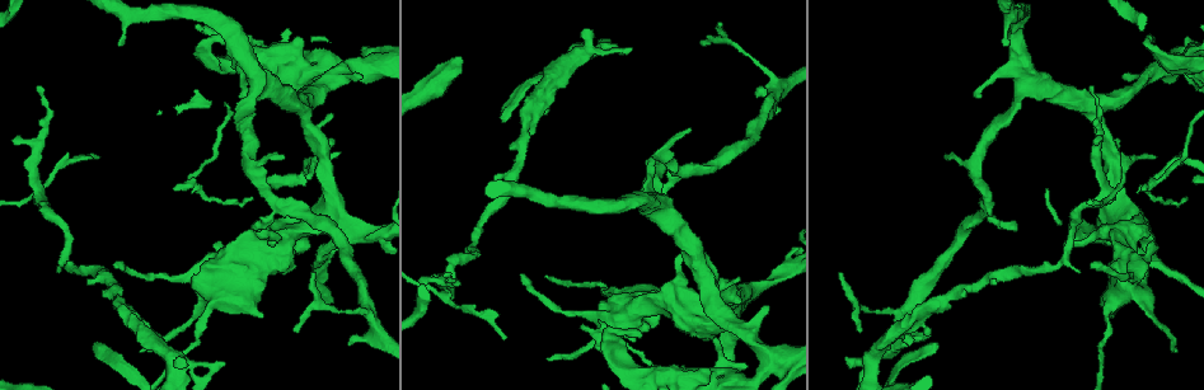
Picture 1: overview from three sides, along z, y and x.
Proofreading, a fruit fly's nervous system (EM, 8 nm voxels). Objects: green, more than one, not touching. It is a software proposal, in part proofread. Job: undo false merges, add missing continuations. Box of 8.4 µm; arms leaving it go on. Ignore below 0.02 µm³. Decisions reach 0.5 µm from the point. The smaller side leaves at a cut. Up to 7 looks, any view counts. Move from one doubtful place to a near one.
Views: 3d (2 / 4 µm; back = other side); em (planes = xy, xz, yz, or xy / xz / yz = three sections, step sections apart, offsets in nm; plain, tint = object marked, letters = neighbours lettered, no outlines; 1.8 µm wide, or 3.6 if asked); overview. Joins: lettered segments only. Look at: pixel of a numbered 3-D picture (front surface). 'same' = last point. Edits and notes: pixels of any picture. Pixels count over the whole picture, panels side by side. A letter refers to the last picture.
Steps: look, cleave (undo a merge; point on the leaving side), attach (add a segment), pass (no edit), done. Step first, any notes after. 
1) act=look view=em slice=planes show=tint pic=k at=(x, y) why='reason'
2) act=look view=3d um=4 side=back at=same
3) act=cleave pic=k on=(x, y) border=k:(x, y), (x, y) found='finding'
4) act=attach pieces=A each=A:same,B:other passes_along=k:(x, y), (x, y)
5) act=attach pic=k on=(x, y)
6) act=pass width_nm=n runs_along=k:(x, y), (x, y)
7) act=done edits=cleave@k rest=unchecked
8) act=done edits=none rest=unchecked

act=look view=3d um=2 pic=1 at=(865, 361) why='three arms meet'

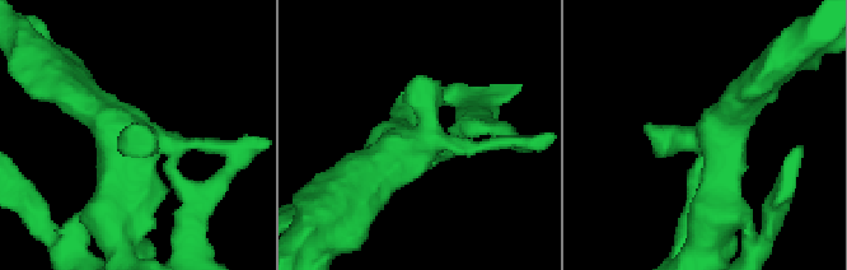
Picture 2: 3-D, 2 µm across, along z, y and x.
act=look view=em slice=xz step=8 show=letters pic=2 at=(422, 140) why='need the tissue'

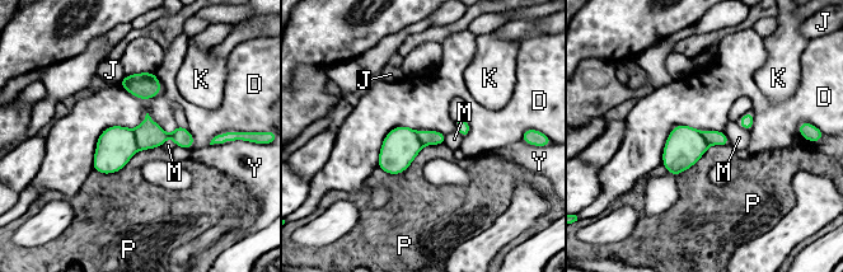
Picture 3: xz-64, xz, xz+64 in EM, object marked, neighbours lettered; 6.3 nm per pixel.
act=pass width_nm=220 each=D:other,J:other,K:other,M:other,P:other,Y:other border=3:(176, 126), (108, 126), (92, 169) found='all the same cell'

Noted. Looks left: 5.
act=look view=em slice=planes show=letters pic=1 at=(935, 342) why='tapers out'

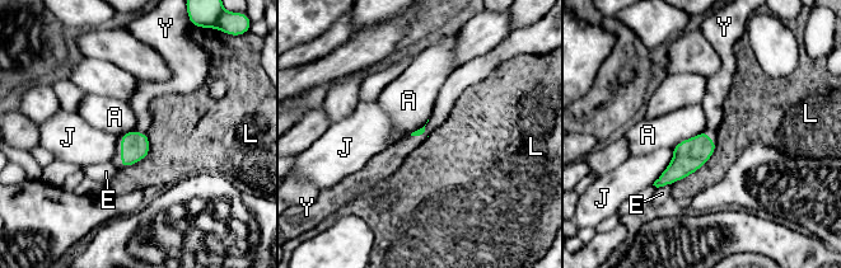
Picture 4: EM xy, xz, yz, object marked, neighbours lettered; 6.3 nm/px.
act=pass each=A:other,E:other,J:other,L:other,Y:other found='none of them fits'

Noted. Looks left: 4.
act=look view=em slice=planes show=plain pic=1 at=(1106, 196) why='a fork'

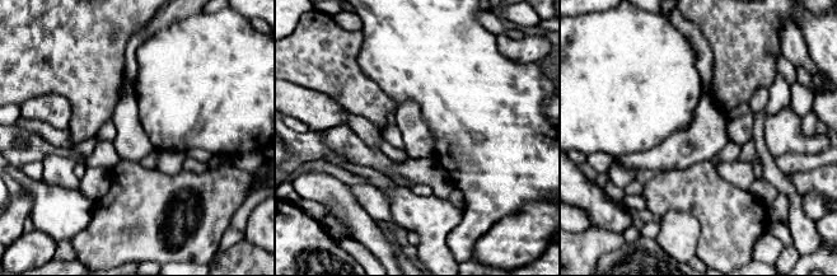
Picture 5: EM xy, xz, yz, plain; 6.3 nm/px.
act=look view=em slice=planes show=letters at=same

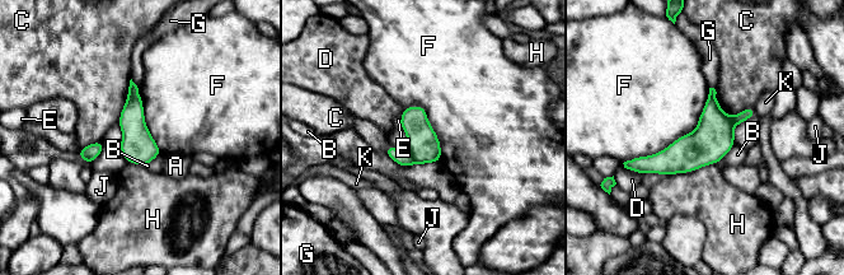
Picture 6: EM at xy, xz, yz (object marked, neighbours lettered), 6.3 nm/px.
act=cleave pic=6 on=(404, 159) longest_contact=F:700nm each=A:other,B:other,C:other,D:other,E:other,F:other,G:other,H:other,J:other,K:other border=6:(409, 153), (416, 163) found='a second cell is stuck on'

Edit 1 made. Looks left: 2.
act=done edits=cleave@6 rest=unchecked

